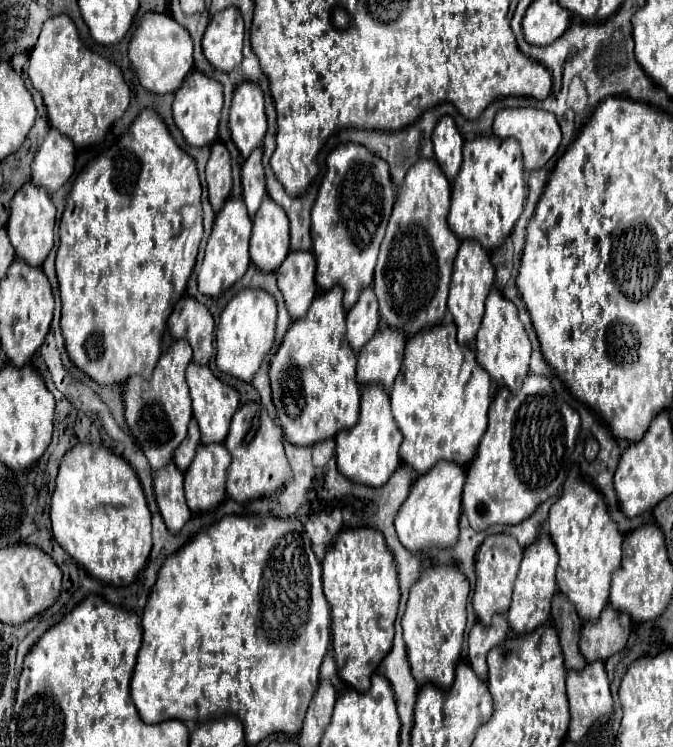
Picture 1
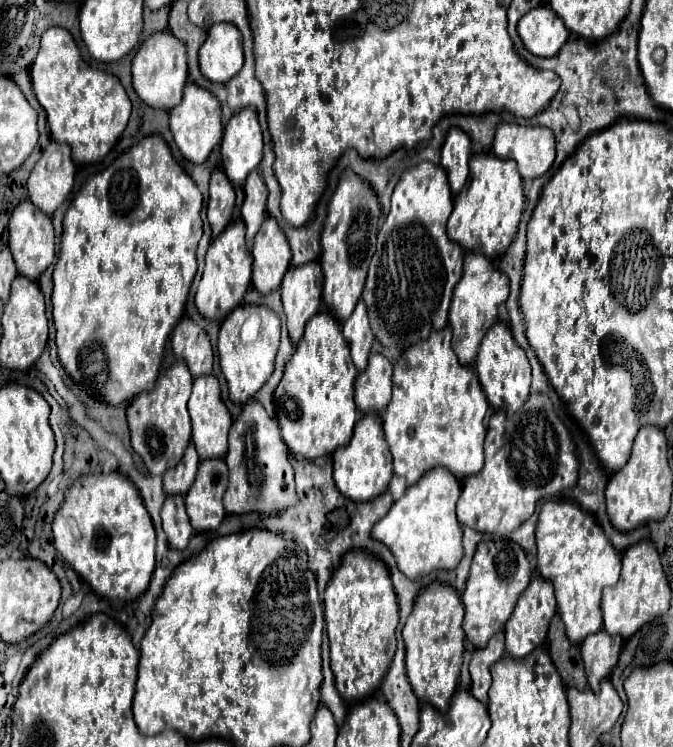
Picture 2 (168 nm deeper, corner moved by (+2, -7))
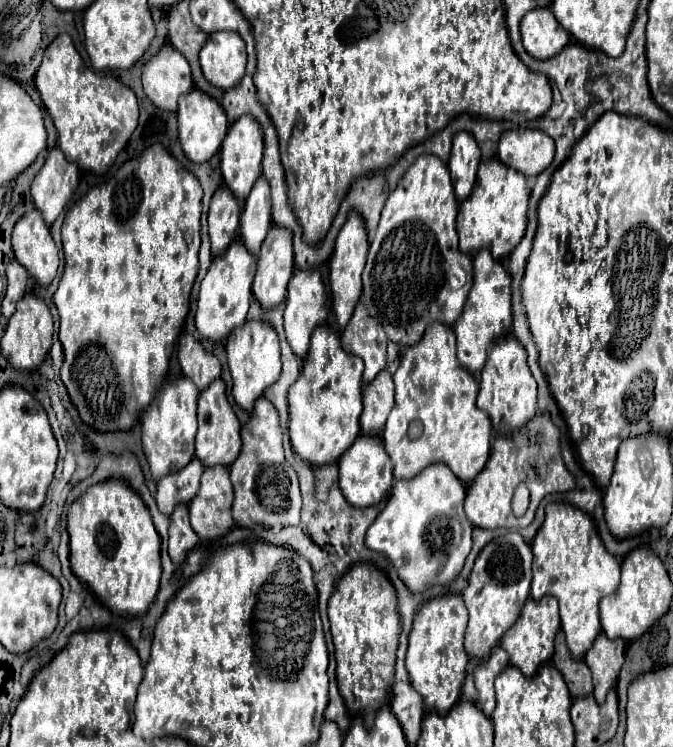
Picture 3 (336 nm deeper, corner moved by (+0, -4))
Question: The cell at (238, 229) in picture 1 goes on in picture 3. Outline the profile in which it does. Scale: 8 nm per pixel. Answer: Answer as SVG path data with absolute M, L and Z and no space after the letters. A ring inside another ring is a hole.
M234 239L222 255L212 257L212 265L200 283L198 311L196 311L196 327L204 337L214 341L224 341L228 333L232 333L232 329L240 327L242 321L246 321L252 297L254 271L256 271L256 257L252 257L252 253L246 251L240 239Z

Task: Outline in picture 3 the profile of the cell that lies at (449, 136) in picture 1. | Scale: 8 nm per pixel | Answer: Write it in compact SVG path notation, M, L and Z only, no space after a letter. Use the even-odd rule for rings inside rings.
M466 131L456 133L452 139L448 167L452 173L452 185L458 201L464 201L470 195L478 163L480 163L480 149L476 145L476 139Z

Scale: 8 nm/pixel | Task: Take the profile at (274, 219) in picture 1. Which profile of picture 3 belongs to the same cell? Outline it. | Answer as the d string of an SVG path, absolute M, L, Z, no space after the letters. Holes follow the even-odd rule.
M272 225L258 253L258 269L252 283L252 293L264 309L280 305L286 299L286 285L292 273L292 231Z

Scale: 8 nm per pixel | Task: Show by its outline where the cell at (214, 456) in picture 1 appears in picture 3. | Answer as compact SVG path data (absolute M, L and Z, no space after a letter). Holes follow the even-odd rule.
M206 467L200 489L190 501L190 523L200 541L218 539L234 527L234 519L230 517L232 499L234 493L228 467Z

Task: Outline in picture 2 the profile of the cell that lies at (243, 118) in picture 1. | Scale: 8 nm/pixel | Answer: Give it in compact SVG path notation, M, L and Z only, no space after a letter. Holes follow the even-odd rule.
M244 108L234 114L224 128L222 168L232 184L244 186L248 174L262 160L262 130L254 110Z

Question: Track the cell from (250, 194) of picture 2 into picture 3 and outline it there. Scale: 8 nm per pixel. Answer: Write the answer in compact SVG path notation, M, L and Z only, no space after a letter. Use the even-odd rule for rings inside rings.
M258 177L250 195L246 197L244 211L240 215L240 235L246 249L256 255L268 229L272 225L270 217L270 185L266 177Z

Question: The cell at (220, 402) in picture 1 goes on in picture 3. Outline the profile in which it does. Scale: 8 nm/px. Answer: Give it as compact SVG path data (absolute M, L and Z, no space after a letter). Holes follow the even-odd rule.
M214 379L198 397L198 435L196 435L196 457L204 467L230 465L240 453L240 421L226 399L226 385L222 379Z

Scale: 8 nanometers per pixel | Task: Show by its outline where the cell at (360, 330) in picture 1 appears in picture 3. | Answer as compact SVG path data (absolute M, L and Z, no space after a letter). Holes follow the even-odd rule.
M362 303L356 305L354 309L354 315L350 319L350 323L346 325L344 333L342 333L342 347L348 351L348 353L354 353L358 355L362 361L364 361L364 383L372 381L384 367L386 367L386 333L382 331L382 327L378 325L378 321L374 321L368 313L366 313L366 307Z

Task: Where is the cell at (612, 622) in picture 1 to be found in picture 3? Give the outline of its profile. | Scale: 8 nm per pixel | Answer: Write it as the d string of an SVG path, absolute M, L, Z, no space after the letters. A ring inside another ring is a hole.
M600 633L584 655L586 665L592 671L594 697L598 703L602 703L606 699L608 689L616 685L624 661L624 649L626 649L624 639L608 639L604 633Z

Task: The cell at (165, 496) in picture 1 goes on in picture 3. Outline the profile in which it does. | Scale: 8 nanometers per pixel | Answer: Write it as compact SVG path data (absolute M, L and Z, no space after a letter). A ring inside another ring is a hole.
M176 505L174 513L170 515L170 547L168 553L174 559L174 563L184 561L186 553L192 551L192 547L198 543L198 535L194 533L190 521L188 521L188 505Z

